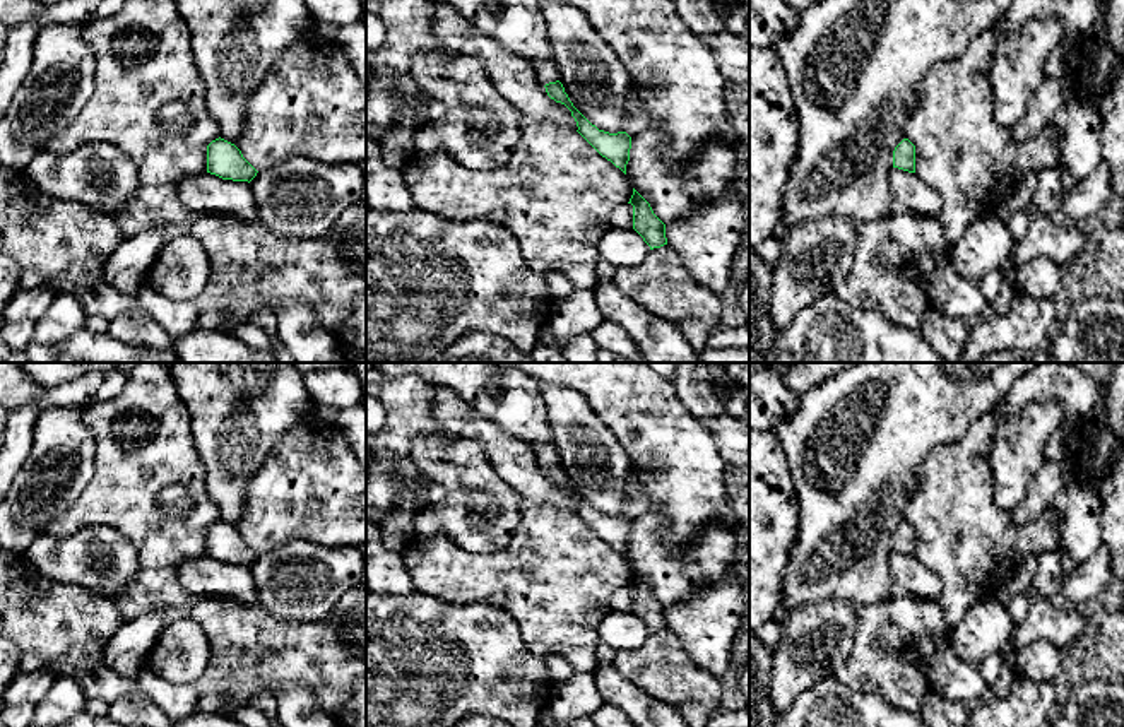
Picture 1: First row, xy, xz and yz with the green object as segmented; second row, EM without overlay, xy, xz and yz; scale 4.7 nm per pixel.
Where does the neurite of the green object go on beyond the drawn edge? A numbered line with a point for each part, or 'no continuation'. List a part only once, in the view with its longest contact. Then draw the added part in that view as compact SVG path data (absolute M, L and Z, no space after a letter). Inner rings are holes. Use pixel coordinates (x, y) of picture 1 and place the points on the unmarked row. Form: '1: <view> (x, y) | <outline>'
1: xz (544, 450) | M534 441L530 446L544 469L559 464L558 452L551 441Z

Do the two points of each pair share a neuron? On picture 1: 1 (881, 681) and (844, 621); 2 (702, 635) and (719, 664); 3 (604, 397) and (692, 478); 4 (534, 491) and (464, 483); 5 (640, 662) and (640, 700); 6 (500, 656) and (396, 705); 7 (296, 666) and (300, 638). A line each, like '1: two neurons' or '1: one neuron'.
1: two neurons
2: one neuron
3: one neuron
4: two neurons
5: two neurons
6: one neuron
7: one neuron

